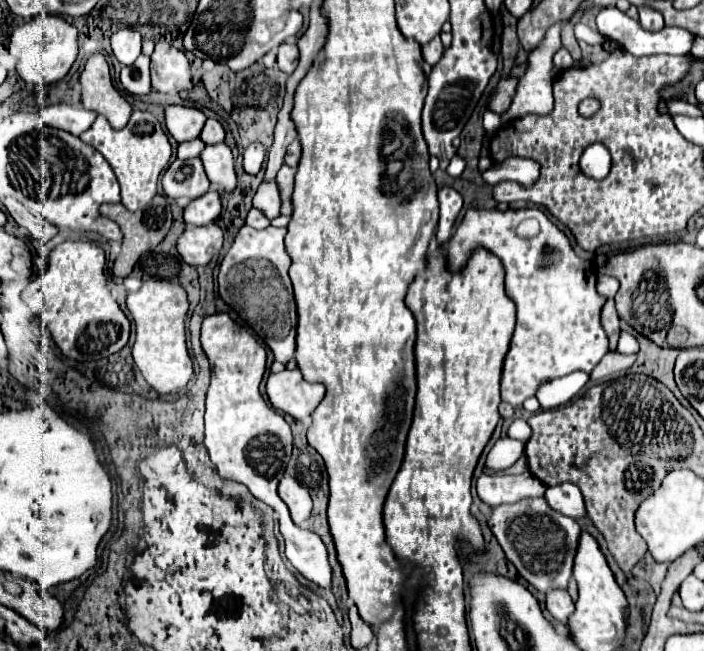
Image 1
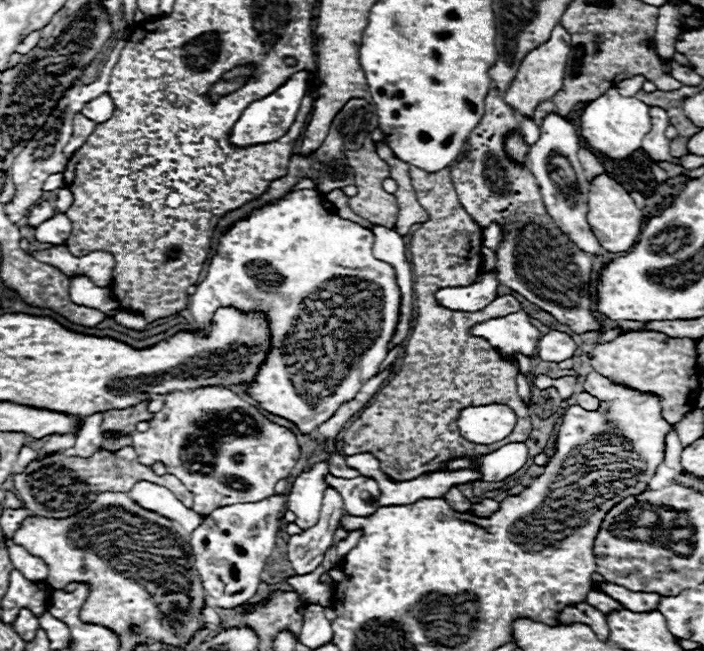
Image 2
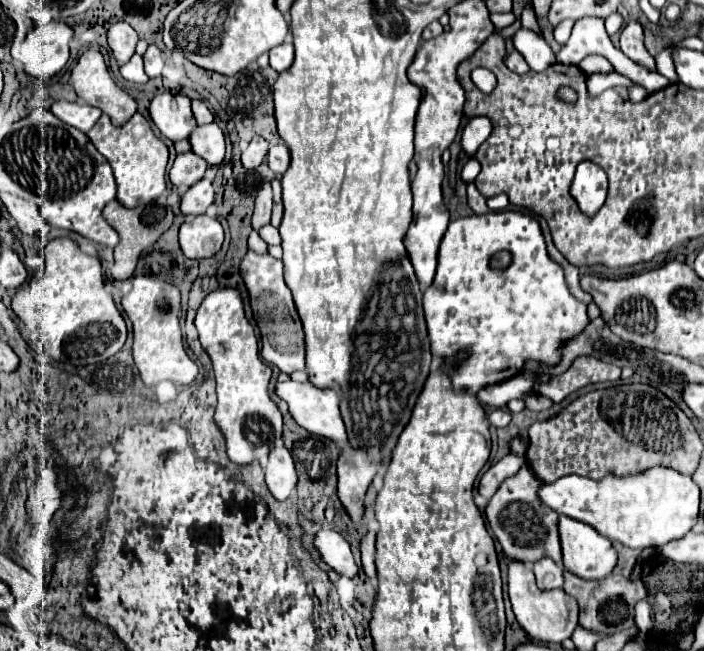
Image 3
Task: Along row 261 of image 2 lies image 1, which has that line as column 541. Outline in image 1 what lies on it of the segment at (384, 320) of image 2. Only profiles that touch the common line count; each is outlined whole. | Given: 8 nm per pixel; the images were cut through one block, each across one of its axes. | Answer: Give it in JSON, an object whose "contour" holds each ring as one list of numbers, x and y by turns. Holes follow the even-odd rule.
{"contour":[[537,208,507,209,500,212,494,209,469,209,460,226,456,228,454,236,448,242,448,270,450,272,460,272,464,264,470,260,470,254,476,248,486,248,494,256,500,258,504,266,504,284,506,284,506,294,512,298,516,304,516,328,510,340,510,348,502,366,502,400,512,404,512,406,522,406,522,402,528,396,534,396,536,386,542,380,550,380,556,376,570,374,574,370,582,372,592,372,592,368,602,360,602,356,608,352,608,338,606,332,600,324,600,310,606,302,604,296,596,292,596,266,588,260,582,260,574,254,570,248,568,238,564,232,560,232,544,212],[526,218,536,218,540,222,540,232,532,238,518,238,516,236,516,226,526,220]]}

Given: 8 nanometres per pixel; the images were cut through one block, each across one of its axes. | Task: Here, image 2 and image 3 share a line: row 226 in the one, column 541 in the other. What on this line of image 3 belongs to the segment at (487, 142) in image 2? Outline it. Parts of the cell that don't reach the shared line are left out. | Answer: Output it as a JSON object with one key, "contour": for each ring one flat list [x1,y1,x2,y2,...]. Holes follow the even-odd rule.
{"contour":[[524,464,516,476,506,478,498,492,490,498,484,514,486,520,498,538,504,554,510,560,516,562,538,562,538,558,552,558,554,562,562,560,562,550,560,550,560,538,558,538,558,514,542,504,542,500,536,496,538,488,542,486,542,480,534,476,532,468]]}

